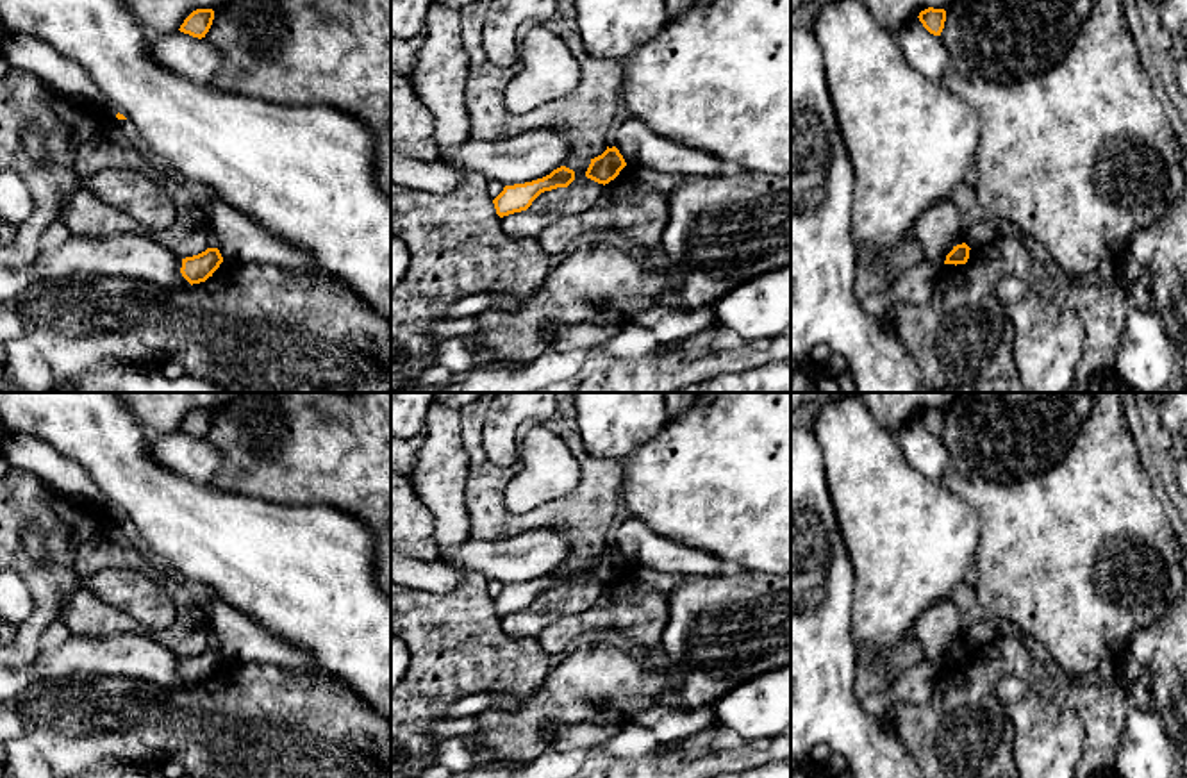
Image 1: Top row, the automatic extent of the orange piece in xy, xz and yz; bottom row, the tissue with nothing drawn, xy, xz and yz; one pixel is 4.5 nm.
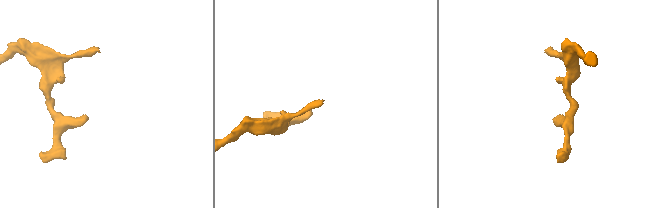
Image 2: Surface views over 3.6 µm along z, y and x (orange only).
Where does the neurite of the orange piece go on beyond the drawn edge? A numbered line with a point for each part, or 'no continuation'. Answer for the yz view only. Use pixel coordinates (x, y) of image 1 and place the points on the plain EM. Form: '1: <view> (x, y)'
no continuation

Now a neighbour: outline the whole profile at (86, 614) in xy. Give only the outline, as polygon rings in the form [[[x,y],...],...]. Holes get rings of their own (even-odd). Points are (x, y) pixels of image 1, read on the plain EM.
[[[79,589],[70,596],[61,619],[73,637],[104,639],[139,630],[129,614],[104,601],[89,589]]]

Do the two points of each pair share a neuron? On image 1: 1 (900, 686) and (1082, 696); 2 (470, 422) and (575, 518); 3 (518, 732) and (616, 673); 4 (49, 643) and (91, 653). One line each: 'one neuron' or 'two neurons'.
1: two neurons
2: one neuron
3: one neuron
4: two neurons

